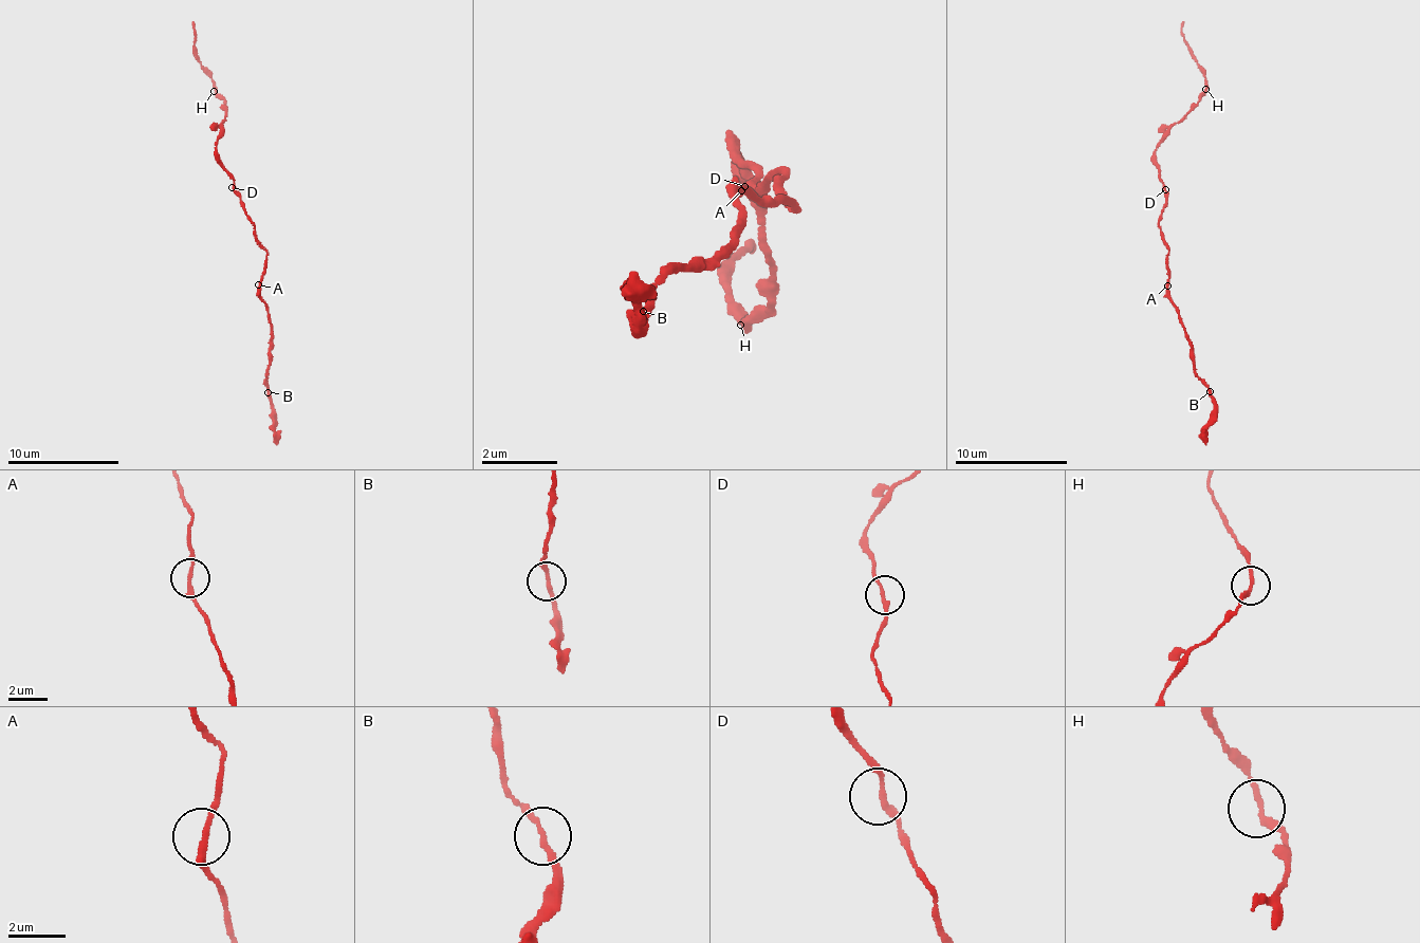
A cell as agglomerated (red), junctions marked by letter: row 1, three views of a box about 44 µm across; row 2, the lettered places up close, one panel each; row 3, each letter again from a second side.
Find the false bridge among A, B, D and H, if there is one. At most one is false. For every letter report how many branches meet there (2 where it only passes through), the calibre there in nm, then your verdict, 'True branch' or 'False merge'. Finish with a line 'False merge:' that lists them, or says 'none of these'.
A: Branches: 2. Thickness 190 nm. True branch
B: Branches: 2. Thickness 200 nm. False merge
D: Branches: 2. Thickness 200 nm. True branch
H: Branches: 2. Thickness 200 nm. True branch
False merge: B

